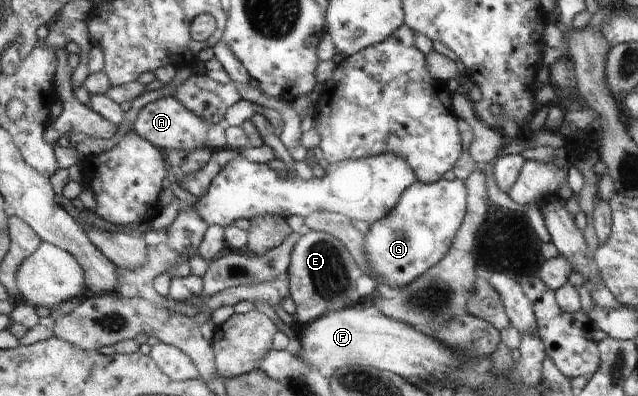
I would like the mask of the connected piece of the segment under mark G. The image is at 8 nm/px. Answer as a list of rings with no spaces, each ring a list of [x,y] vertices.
[[[442,178],[441,181],[433,182],[433,184],[415,182],[402,195],[401,200],[391,213],[370,224],[369,232],[364,234],[364,256],[370,268],[370,277],[377,286],[381,284],[381,286],[389,286],[389,288],[402,288],[405,285],[412,285],[431,266],[437,265],[445,258],[466,218],[465,196],[469,196],[466,184],[457,178],[453,178],[453,180]]]

